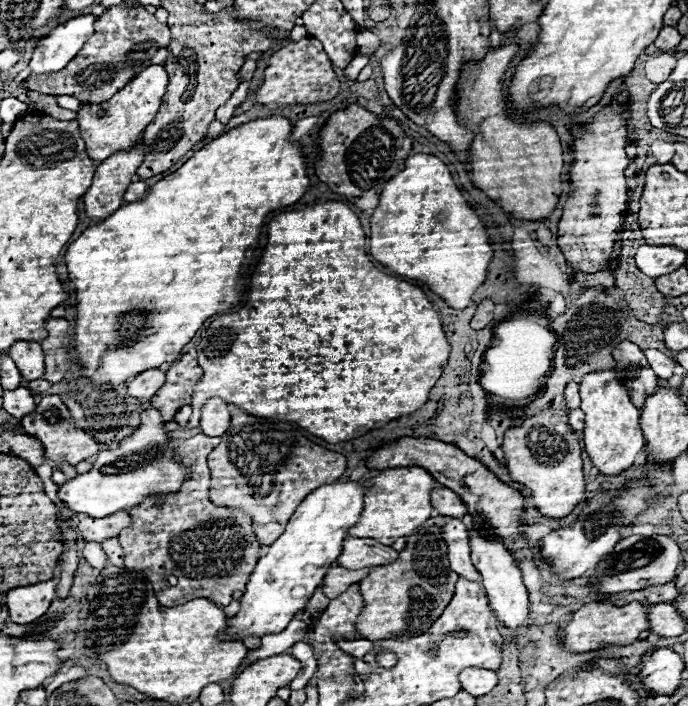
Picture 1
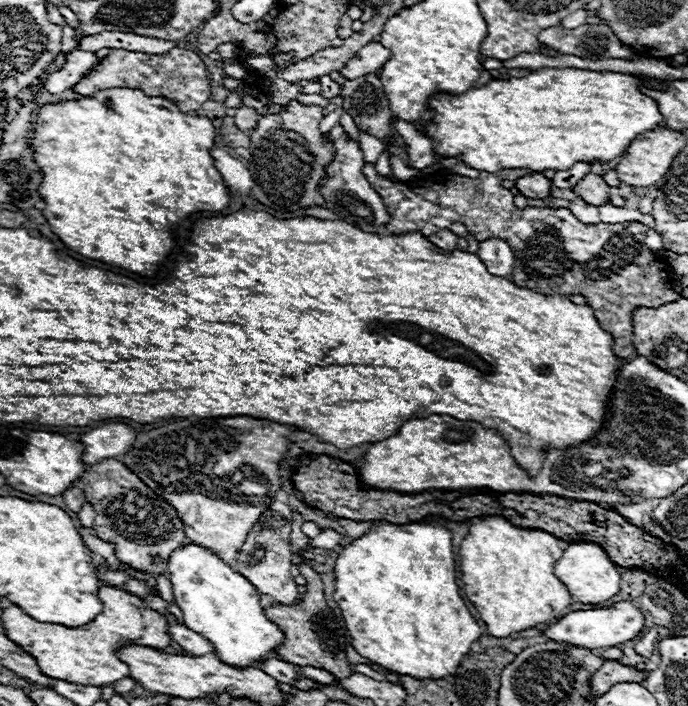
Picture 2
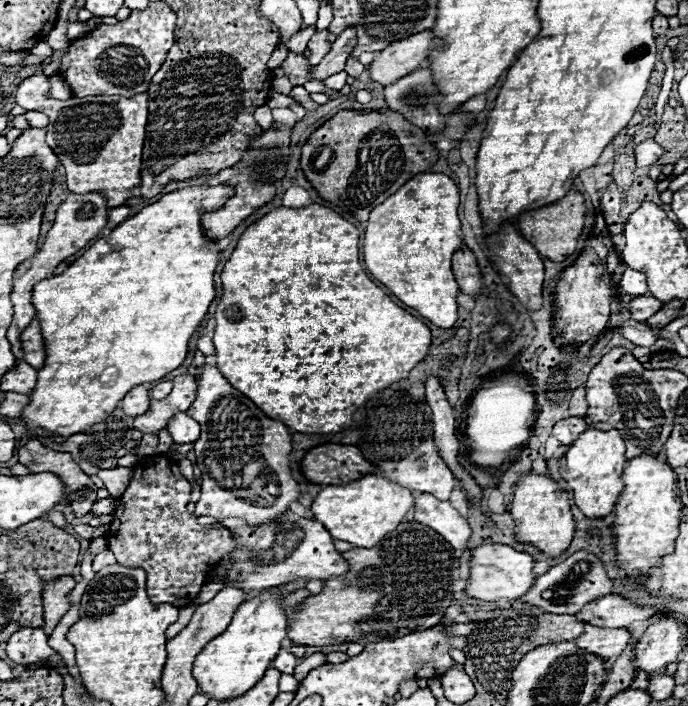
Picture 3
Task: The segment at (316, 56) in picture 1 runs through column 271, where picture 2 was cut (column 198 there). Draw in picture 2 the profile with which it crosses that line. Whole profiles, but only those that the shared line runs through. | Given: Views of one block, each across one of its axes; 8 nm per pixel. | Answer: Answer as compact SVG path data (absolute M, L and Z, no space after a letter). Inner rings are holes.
M172 48L170 52L150 56L144 52L128 52L128 50L110 50L106 58L102 58L72 90L78 96L92 96L98 90L108 88L138 88L146 96L164 96L172 100L180 112L194 112L200 104L204 104L210 96L210 80L202 60L190 52Z

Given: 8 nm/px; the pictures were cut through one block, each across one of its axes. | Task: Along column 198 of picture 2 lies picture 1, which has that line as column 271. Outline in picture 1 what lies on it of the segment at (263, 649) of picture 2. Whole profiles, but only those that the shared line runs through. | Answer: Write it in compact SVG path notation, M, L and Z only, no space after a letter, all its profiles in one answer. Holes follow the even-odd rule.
M332 482L326 486L316 488L292 514L284 534L268 548L266 556L262 556L246 584L244 596L240 598L240 612L230 618L230 624L224 632L220 632L220 640L246 640L246 638L262 638L266 634L278 634L282 632L290 620L302 612L308 606L308 600L312 598L314 590L322 584L322 578L326 576L330 564L340 556L342 552L342 540L348 534L348 528L360 518L364 506L364 488L362 482Z

